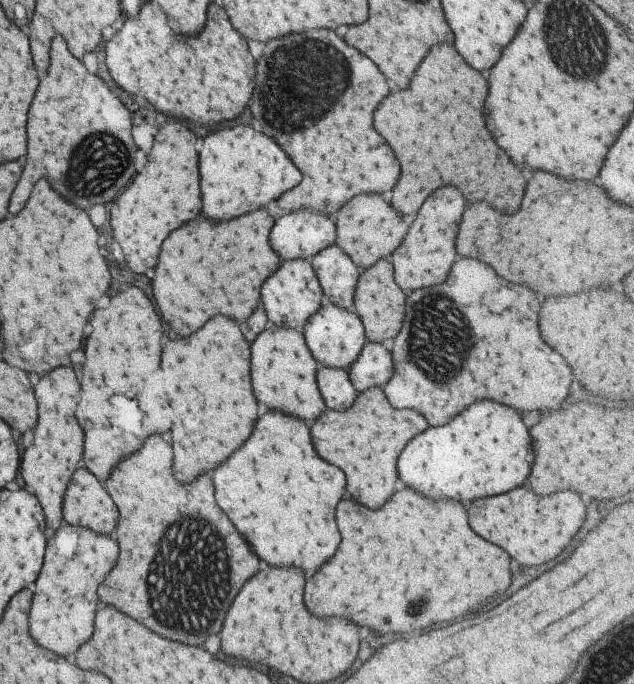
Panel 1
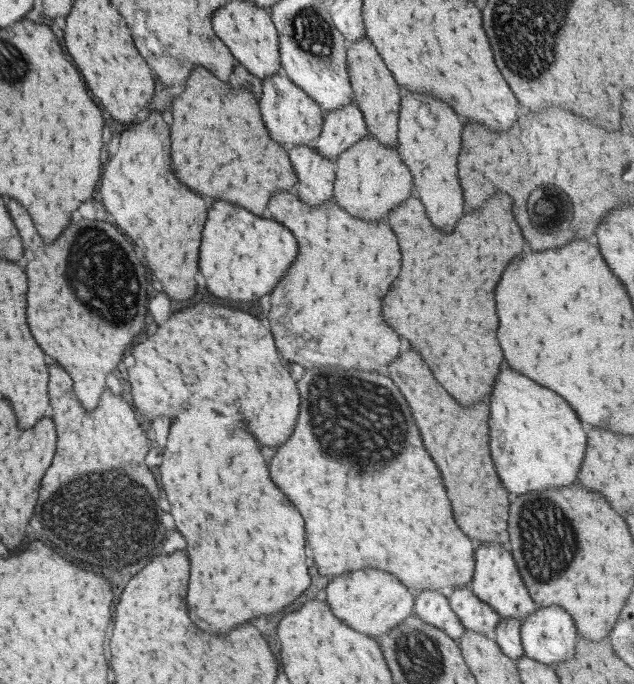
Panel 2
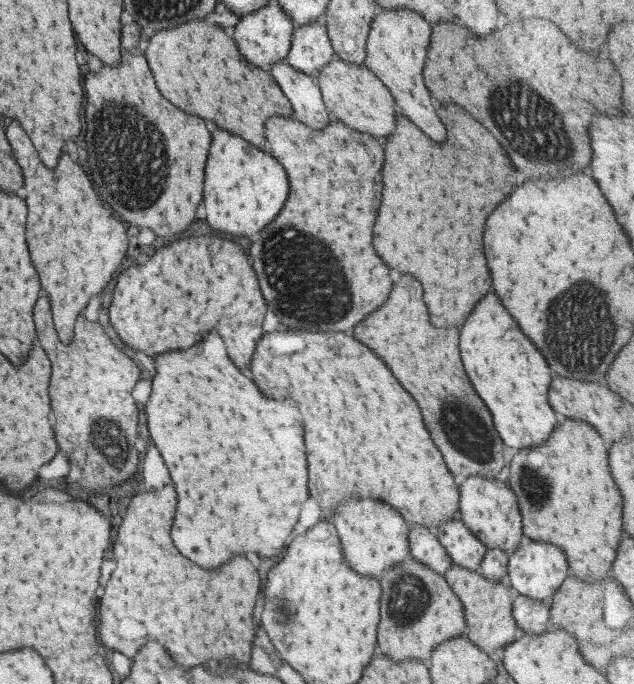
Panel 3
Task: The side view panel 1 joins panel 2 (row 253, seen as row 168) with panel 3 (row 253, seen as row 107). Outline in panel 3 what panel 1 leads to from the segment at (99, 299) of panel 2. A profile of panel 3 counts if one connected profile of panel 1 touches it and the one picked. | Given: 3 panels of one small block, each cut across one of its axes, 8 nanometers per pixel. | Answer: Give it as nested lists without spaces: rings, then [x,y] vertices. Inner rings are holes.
[[[13,120],[7,126],[7,140],[17,164],[21,166],[23,180],[31,182],[27,184],[31,188],[25,194],[25,240],[29,256],[39,274],[41,288],[47,290],[59,340],[69,342],[75,316],[87,306],[89,296],[97,294],[111,280],[111,274],[119,266],[119,260],[127,248],[125,230],[111,216],[111,212],[103,208],[93,192],[91,182],[85,178],[85,172],[67,154],[59,156],[53,170],[45,168],[19,122]]]

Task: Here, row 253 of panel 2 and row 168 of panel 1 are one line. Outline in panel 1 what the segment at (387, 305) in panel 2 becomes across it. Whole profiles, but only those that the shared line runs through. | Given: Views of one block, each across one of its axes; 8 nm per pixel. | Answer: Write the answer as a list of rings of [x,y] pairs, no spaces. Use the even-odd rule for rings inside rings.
[[[441,44],[431,46],[405,90],[387,94],[379,102],[377,110],[373,112],[373,128],[389,144],[397,156],[397,162],[401,164],[401,174],[389,200],[395,210],[401,214],[415,214],[421,200],[443,184],[457,186],[465,198],[485,198],[491,208],[505,210],[505,214],[519,206],[525,180],[519,168],[501,148],[495,146],[495,142],[491,142],[491,136],[485,130],[481,114],[485,90],[485,78],[479,72],[469,70],[451,46]],[[439,100],[443,100],[443,104],[439,104]],[[429,102],[435,106],[429,106]],[[445,124],[449,126],[441,128]],[[501,198],[507,198],[507,202]]]

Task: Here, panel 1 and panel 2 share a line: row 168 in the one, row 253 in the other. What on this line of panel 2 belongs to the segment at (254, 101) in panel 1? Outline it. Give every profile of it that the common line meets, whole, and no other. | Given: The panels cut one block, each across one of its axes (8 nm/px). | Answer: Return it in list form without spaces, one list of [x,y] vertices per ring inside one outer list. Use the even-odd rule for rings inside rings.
[[[291,189],[273,194],[267,204],[271,218],[293,232],[299,244],[299,256],[293,266],[271,290],[267,318],[273,342],[277,342],[281,358],[301,362],[301,366],[341,366],[345,370],[373,370],[379,374],[393,362],[401,346],[399,336],[379,314],[381,298],[399,272],[395,236],[385,224],[355,220],[333,202],[303,210],[303,204],[289,192]]]

